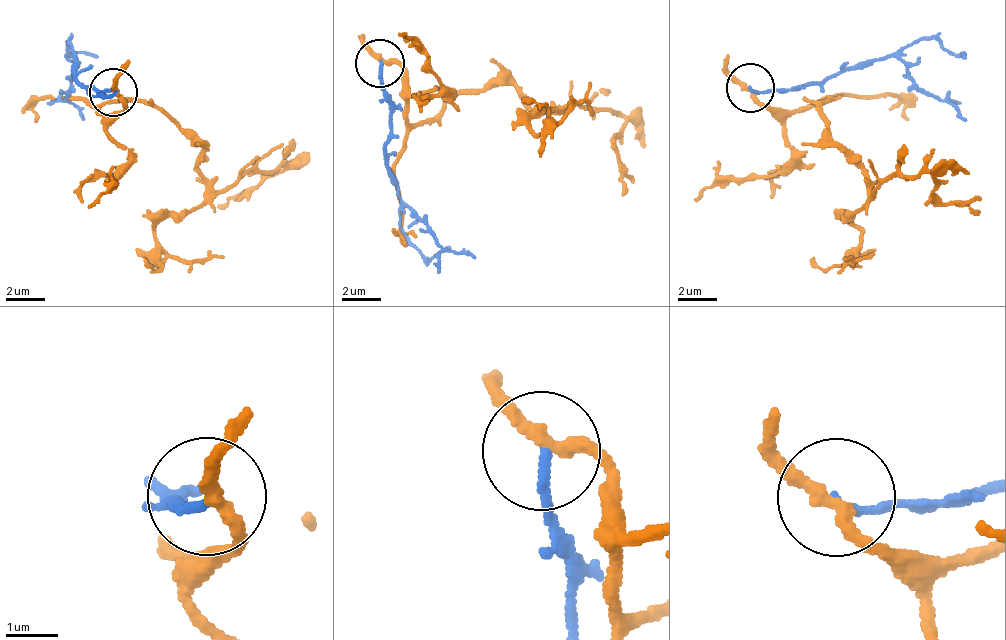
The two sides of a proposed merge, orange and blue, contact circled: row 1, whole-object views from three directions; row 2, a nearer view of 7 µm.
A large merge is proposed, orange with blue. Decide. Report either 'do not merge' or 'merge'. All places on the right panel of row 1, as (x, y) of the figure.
do not merge

